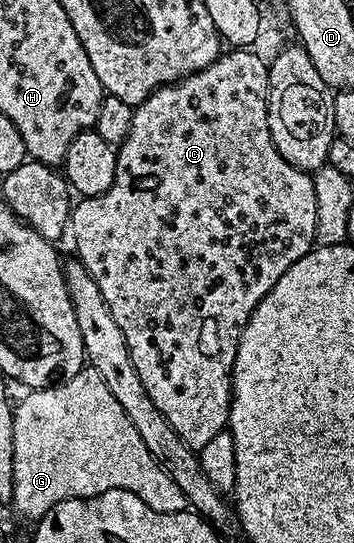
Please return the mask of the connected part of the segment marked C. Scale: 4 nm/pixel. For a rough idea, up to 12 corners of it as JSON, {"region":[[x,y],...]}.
{"region":[[225,50],[134,108],[70,211],[150,401],[200,452],[316,243]]}

